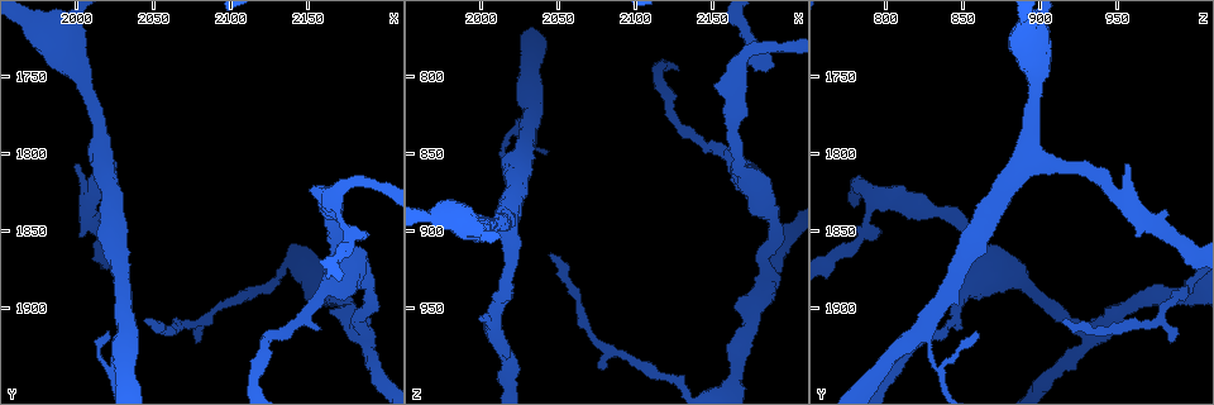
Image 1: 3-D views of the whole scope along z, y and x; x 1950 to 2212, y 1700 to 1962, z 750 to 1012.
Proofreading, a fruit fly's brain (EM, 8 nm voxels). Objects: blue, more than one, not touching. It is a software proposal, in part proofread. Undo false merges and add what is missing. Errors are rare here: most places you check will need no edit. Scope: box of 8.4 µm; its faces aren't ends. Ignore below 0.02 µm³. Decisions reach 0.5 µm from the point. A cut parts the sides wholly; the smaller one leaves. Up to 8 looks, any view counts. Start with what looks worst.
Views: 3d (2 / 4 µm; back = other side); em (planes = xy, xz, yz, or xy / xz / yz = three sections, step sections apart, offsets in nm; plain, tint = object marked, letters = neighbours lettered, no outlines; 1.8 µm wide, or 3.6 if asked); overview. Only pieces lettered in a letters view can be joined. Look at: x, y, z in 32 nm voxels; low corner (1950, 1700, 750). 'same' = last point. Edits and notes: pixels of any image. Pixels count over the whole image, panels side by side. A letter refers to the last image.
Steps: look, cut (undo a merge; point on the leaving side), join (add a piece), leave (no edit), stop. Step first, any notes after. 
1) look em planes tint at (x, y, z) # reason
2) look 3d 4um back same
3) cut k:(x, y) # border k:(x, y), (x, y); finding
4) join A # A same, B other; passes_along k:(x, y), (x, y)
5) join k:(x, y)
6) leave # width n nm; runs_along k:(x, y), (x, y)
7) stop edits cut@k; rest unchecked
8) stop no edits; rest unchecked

look 3d 4um at (2078, 1922, 986) # free end

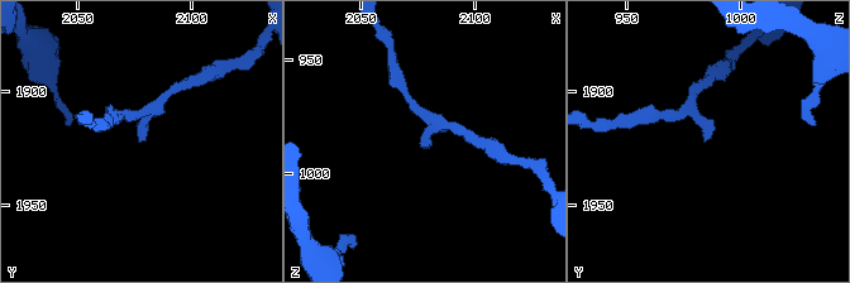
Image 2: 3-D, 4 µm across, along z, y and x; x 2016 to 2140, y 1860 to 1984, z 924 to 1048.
look em planes letters at (2077, 1921, 984) # shape alone is not enough

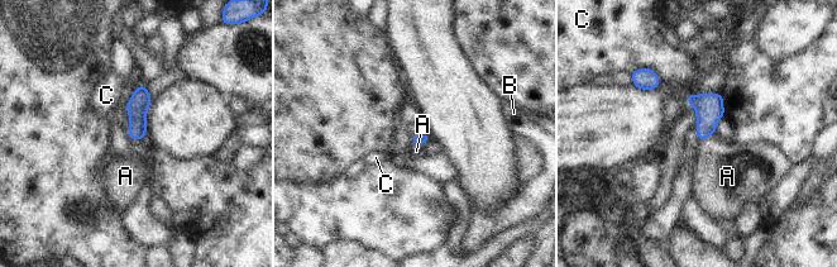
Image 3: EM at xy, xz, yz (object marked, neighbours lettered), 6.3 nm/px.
join A # A same, B other, C other; passes_along 3:(709, 109), (707, 137), (725, 171); it goes on there

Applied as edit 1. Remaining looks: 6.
look overview # redraw

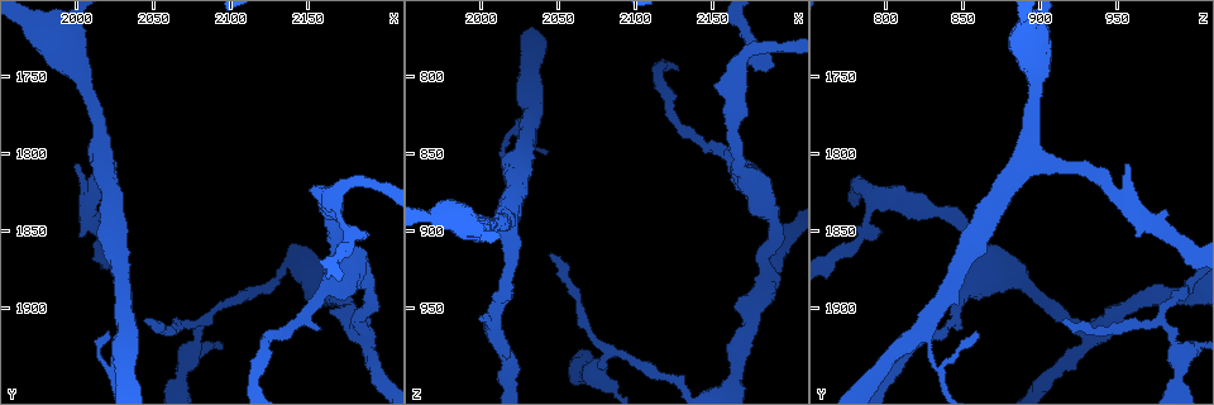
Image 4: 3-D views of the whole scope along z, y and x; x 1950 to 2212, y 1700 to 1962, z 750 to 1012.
look em xz step 16 tint at (2000, 1804, 958) # free end

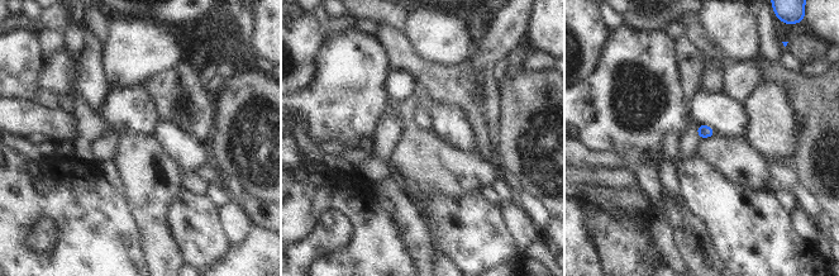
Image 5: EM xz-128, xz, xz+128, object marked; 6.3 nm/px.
look em yz step 16 letters same # cut it another way

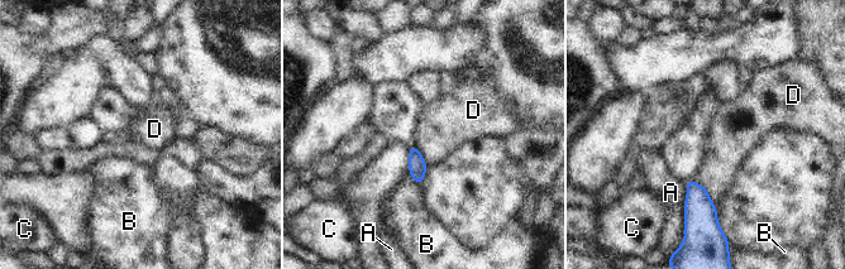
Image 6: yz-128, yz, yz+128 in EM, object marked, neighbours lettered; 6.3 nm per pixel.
leave # A other, B other, C other, D other; no lettered piece goes on from it

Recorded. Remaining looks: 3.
look em planes plain at (2020, 1942, 836) # sharp bend

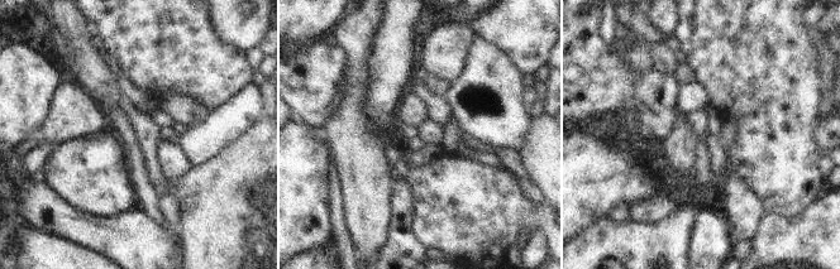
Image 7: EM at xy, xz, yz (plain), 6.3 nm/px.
look em planes letters same # see the neighbours

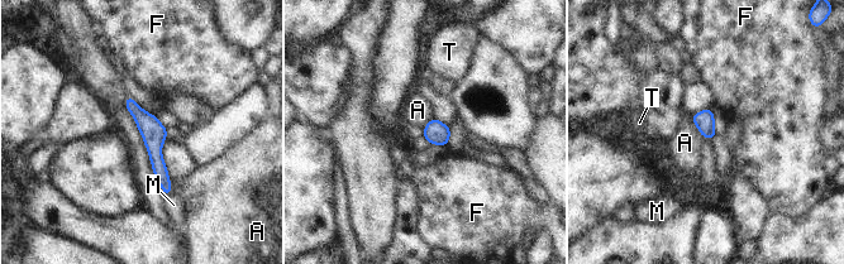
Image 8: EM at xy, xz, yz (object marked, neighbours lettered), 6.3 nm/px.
leave # A other, F other, M other, T other; all the same cell

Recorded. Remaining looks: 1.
stop edits join@3; rest unchecked

